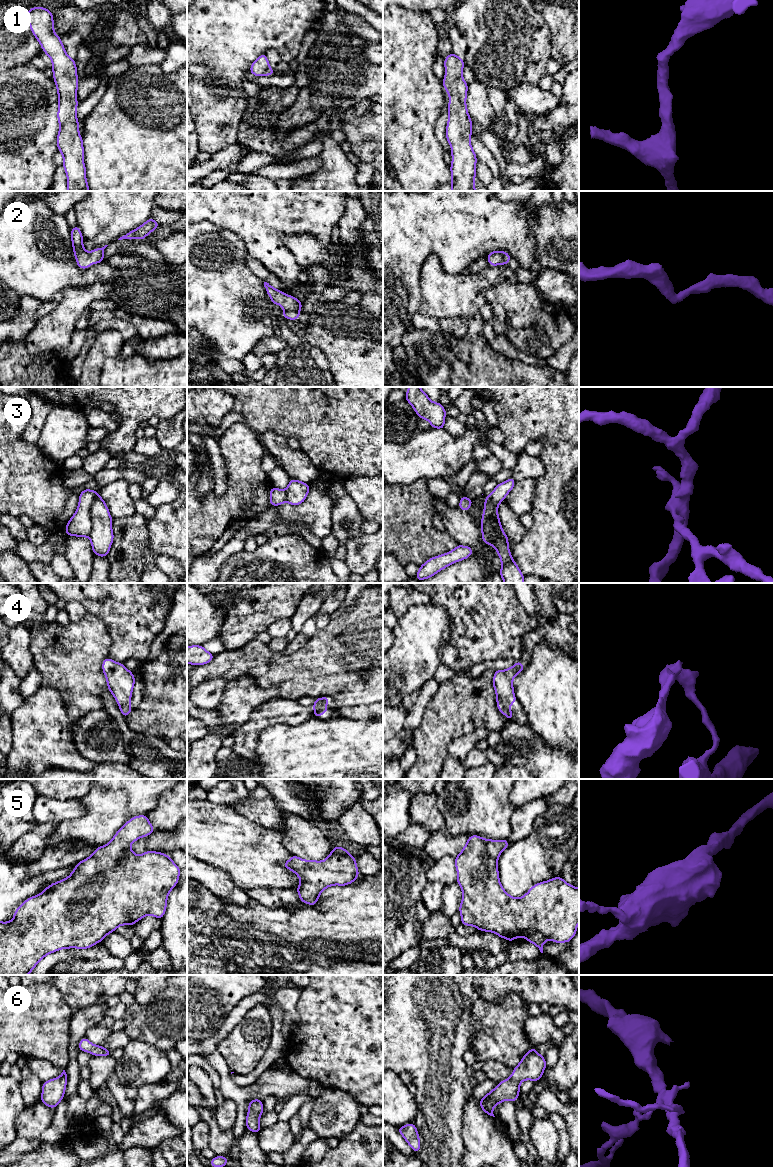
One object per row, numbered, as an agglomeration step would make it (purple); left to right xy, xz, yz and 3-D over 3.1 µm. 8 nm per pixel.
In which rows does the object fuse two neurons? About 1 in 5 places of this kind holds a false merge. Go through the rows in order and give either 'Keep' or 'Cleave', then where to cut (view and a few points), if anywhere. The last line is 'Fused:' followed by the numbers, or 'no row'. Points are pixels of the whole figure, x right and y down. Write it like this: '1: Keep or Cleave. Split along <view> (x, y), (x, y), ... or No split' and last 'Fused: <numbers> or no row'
1: Keep. No split
2: Keep. No split
3: Cleave. Split along xy (97, 492), (90, 509), (91, 532), (88, 536)
4: Keep. No split
5: Keep. No split
6: Keep. No split
Fused: 3

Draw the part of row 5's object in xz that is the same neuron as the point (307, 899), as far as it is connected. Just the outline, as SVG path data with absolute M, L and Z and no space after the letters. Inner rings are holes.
M333 846L323 861L304 860L292 855L283 866L300 878L300 884L295 889L300 901L312 906L316 905L324 889L333 885L346 886L359 877L355 857L342 847Z

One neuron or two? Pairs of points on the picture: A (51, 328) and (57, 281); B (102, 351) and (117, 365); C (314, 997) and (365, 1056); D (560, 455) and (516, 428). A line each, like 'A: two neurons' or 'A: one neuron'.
A: two neurons
B: two neurons
C: one neuron
D: one neuron

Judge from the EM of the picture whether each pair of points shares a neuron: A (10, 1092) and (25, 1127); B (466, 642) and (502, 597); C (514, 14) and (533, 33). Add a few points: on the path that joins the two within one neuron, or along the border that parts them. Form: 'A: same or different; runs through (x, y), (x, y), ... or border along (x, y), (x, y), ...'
A: different; border along (25, 1107), (15, 1120), (16, 1136)
B: same; runs through (474, 631), (486, 619), (486, 613), (491, 608)
C: same; runs through (519, 19), (528, 28)

